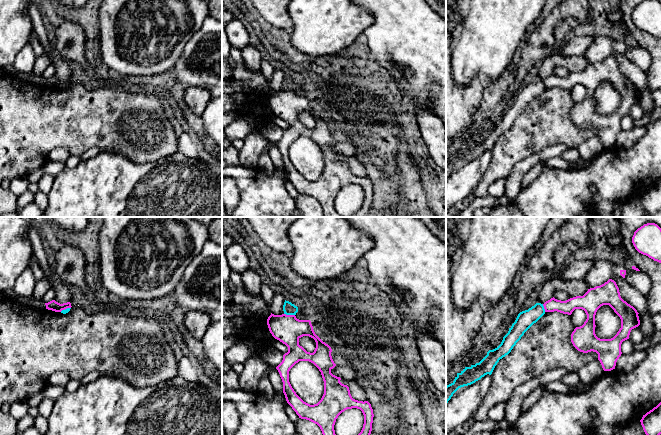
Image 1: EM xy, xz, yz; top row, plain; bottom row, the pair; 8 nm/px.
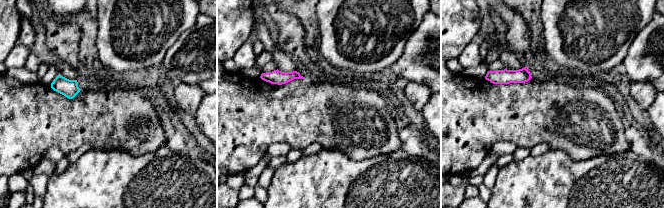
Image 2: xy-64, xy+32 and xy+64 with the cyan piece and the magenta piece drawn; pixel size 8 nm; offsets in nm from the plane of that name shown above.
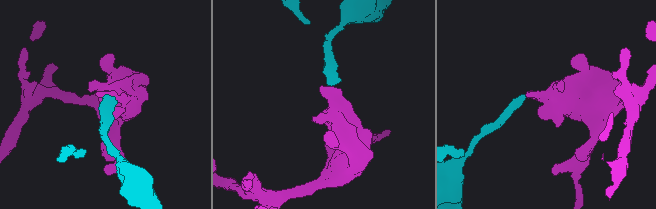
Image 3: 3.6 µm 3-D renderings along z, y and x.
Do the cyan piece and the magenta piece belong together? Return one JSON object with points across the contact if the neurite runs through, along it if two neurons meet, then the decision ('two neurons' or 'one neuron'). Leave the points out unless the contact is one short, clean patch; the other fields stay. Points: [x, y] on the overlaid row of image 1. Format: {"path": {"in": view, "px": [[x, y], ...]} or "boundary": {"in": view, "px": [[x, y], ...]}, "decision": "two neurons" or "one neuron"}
{"boundary": {"in": "xz", "px": [[284, 313], [294, 315]]}, "decision": "two neurons"}

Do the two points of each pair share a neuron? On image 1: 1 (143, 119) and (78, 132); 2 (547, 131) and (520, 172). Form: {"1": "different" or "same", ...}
{"1": "same", "2": "different"}

